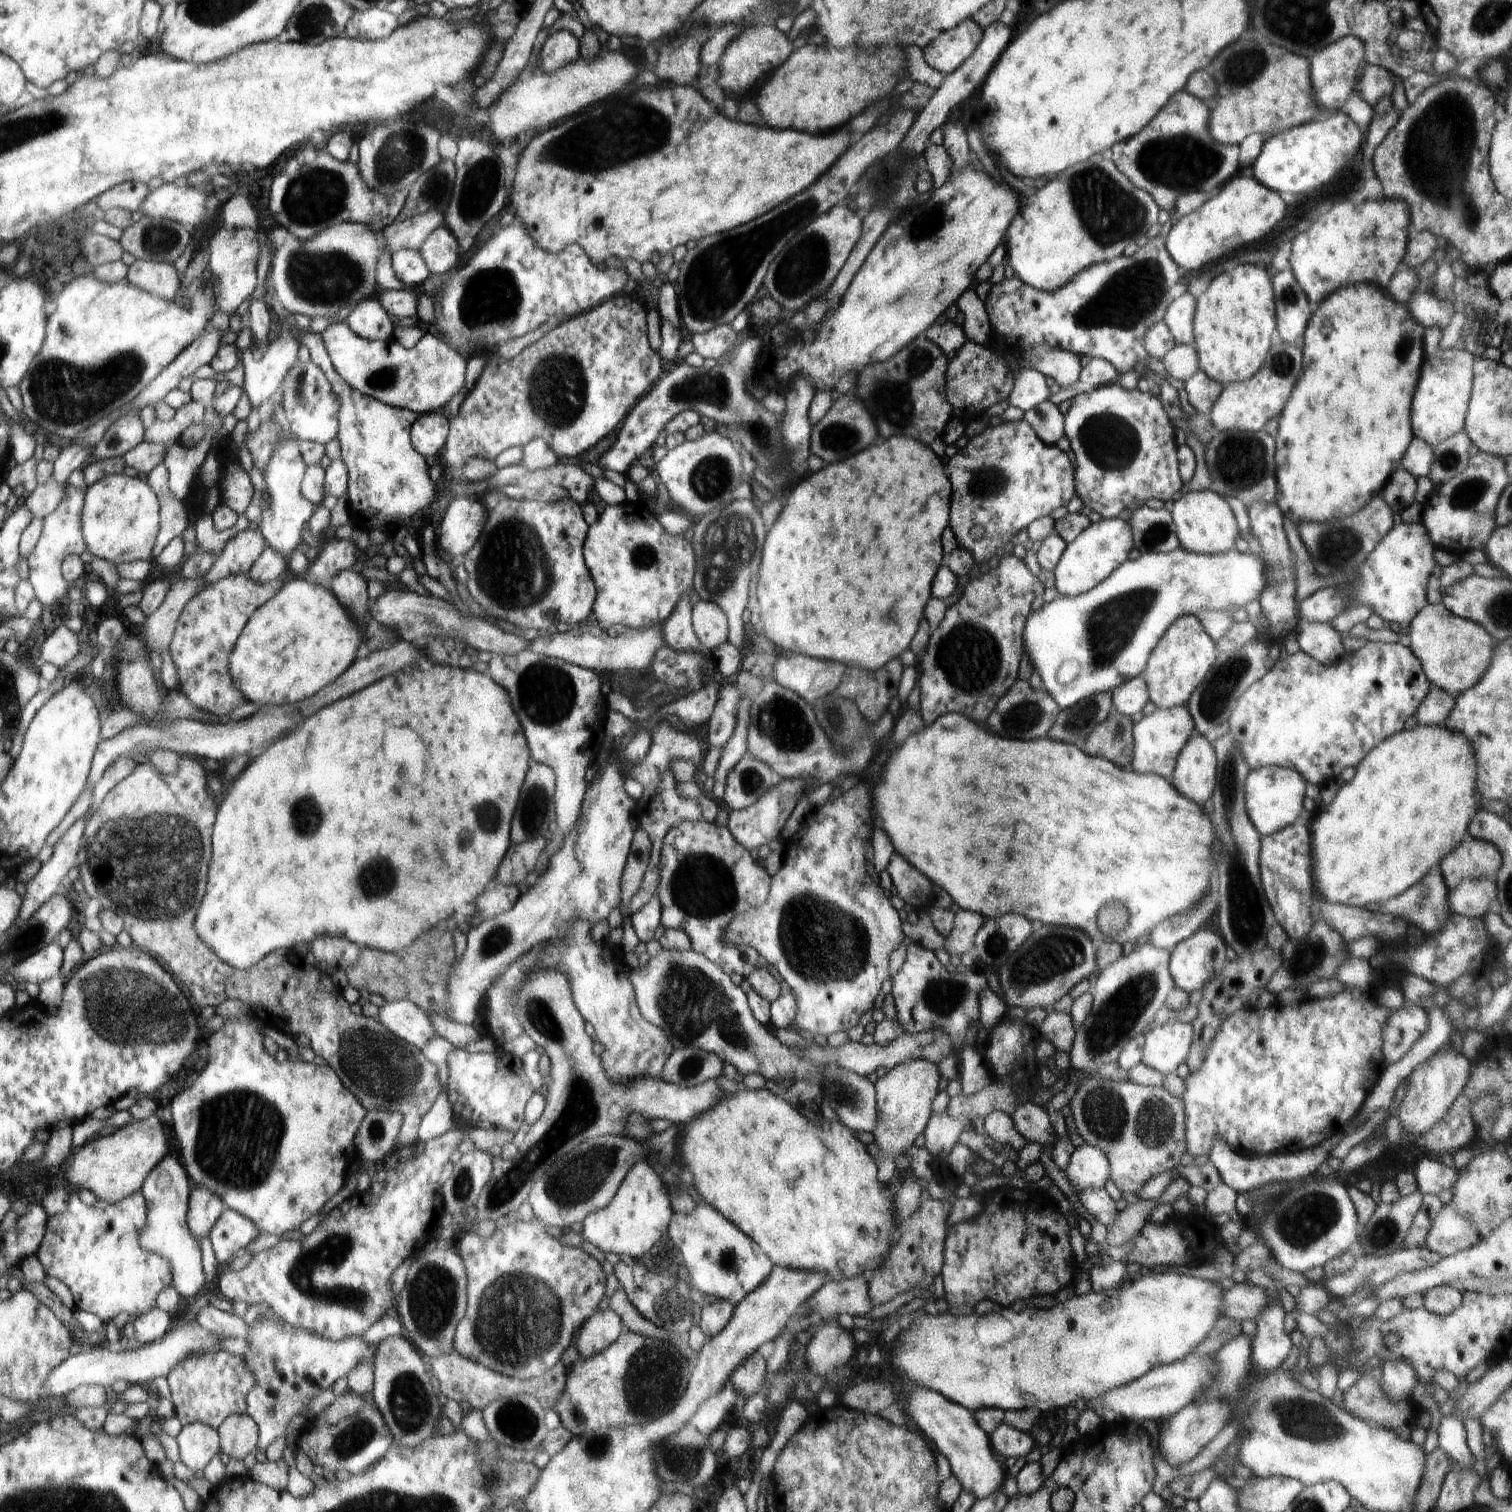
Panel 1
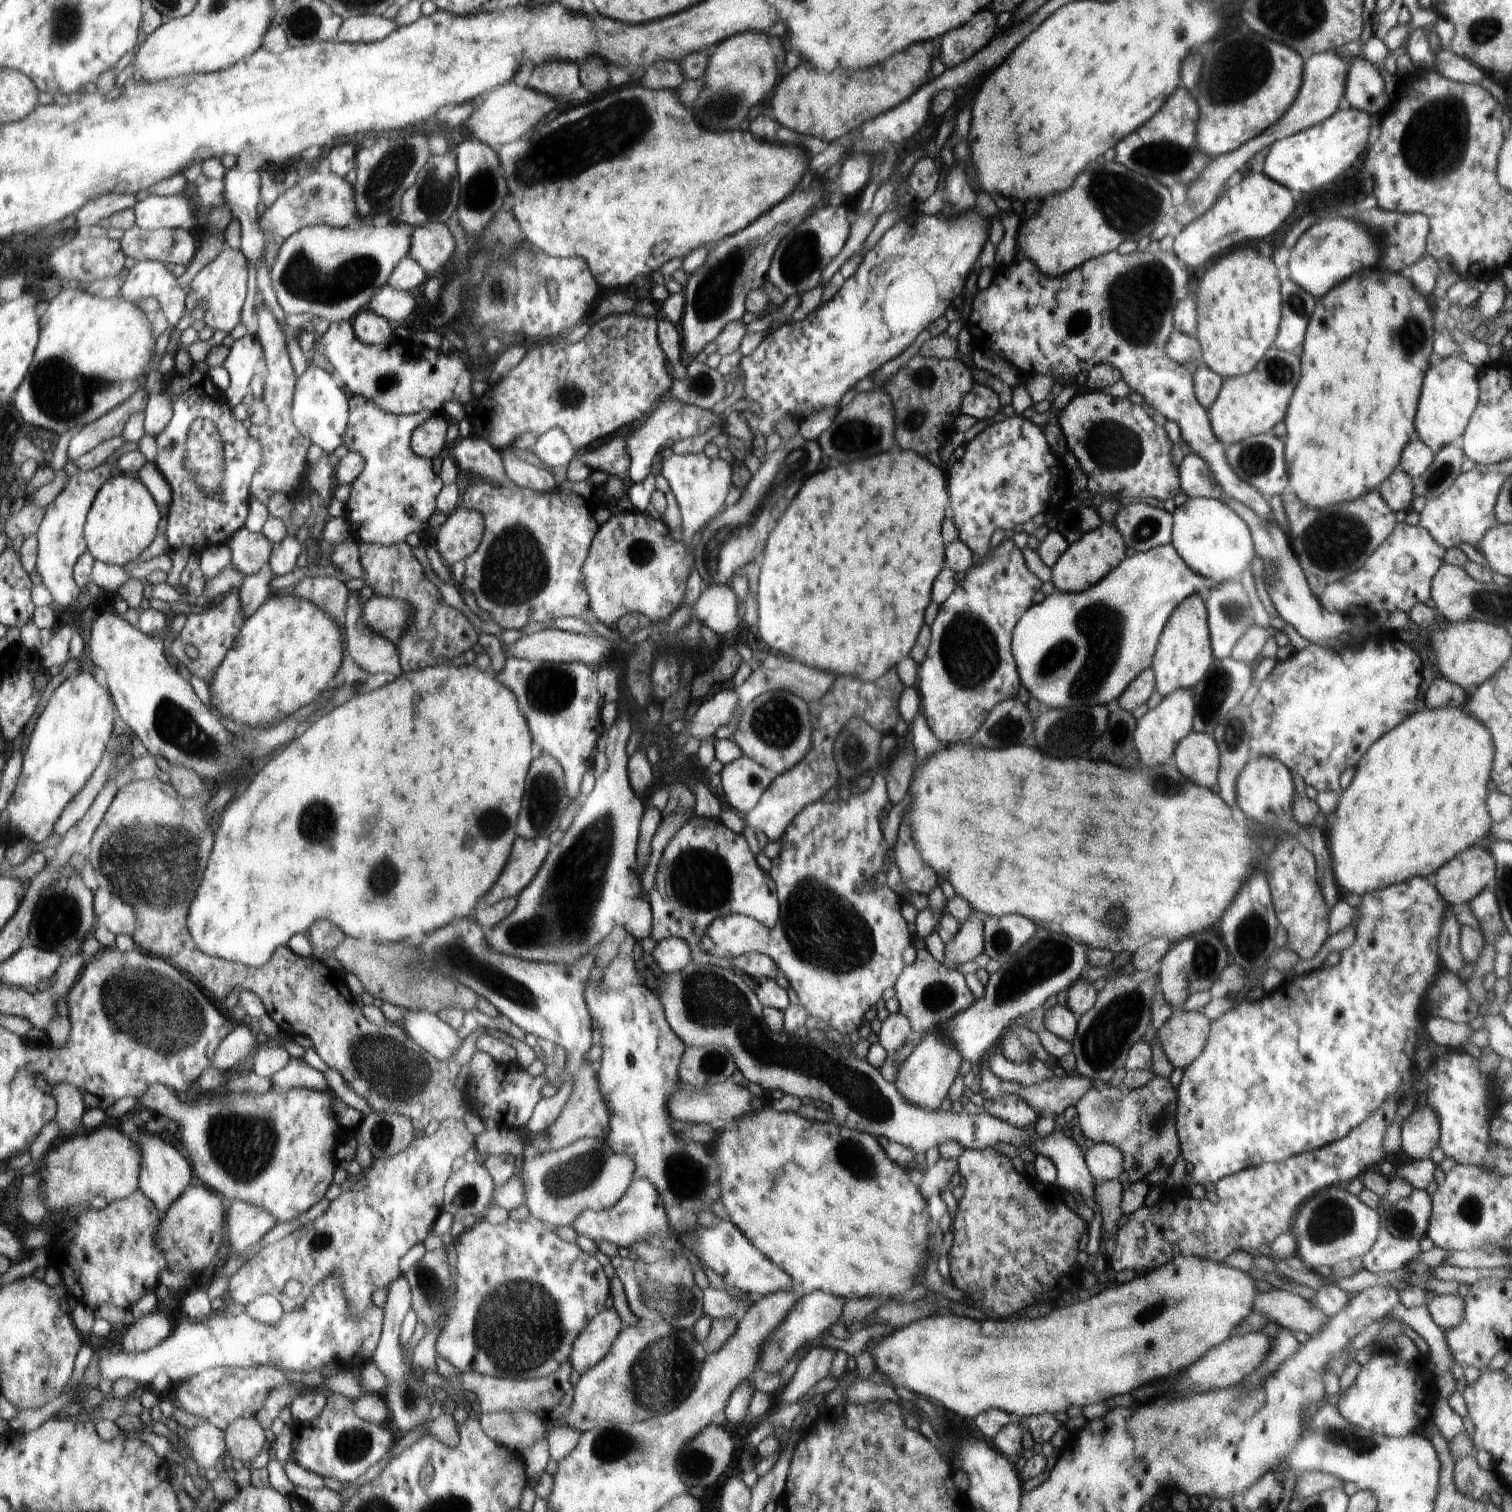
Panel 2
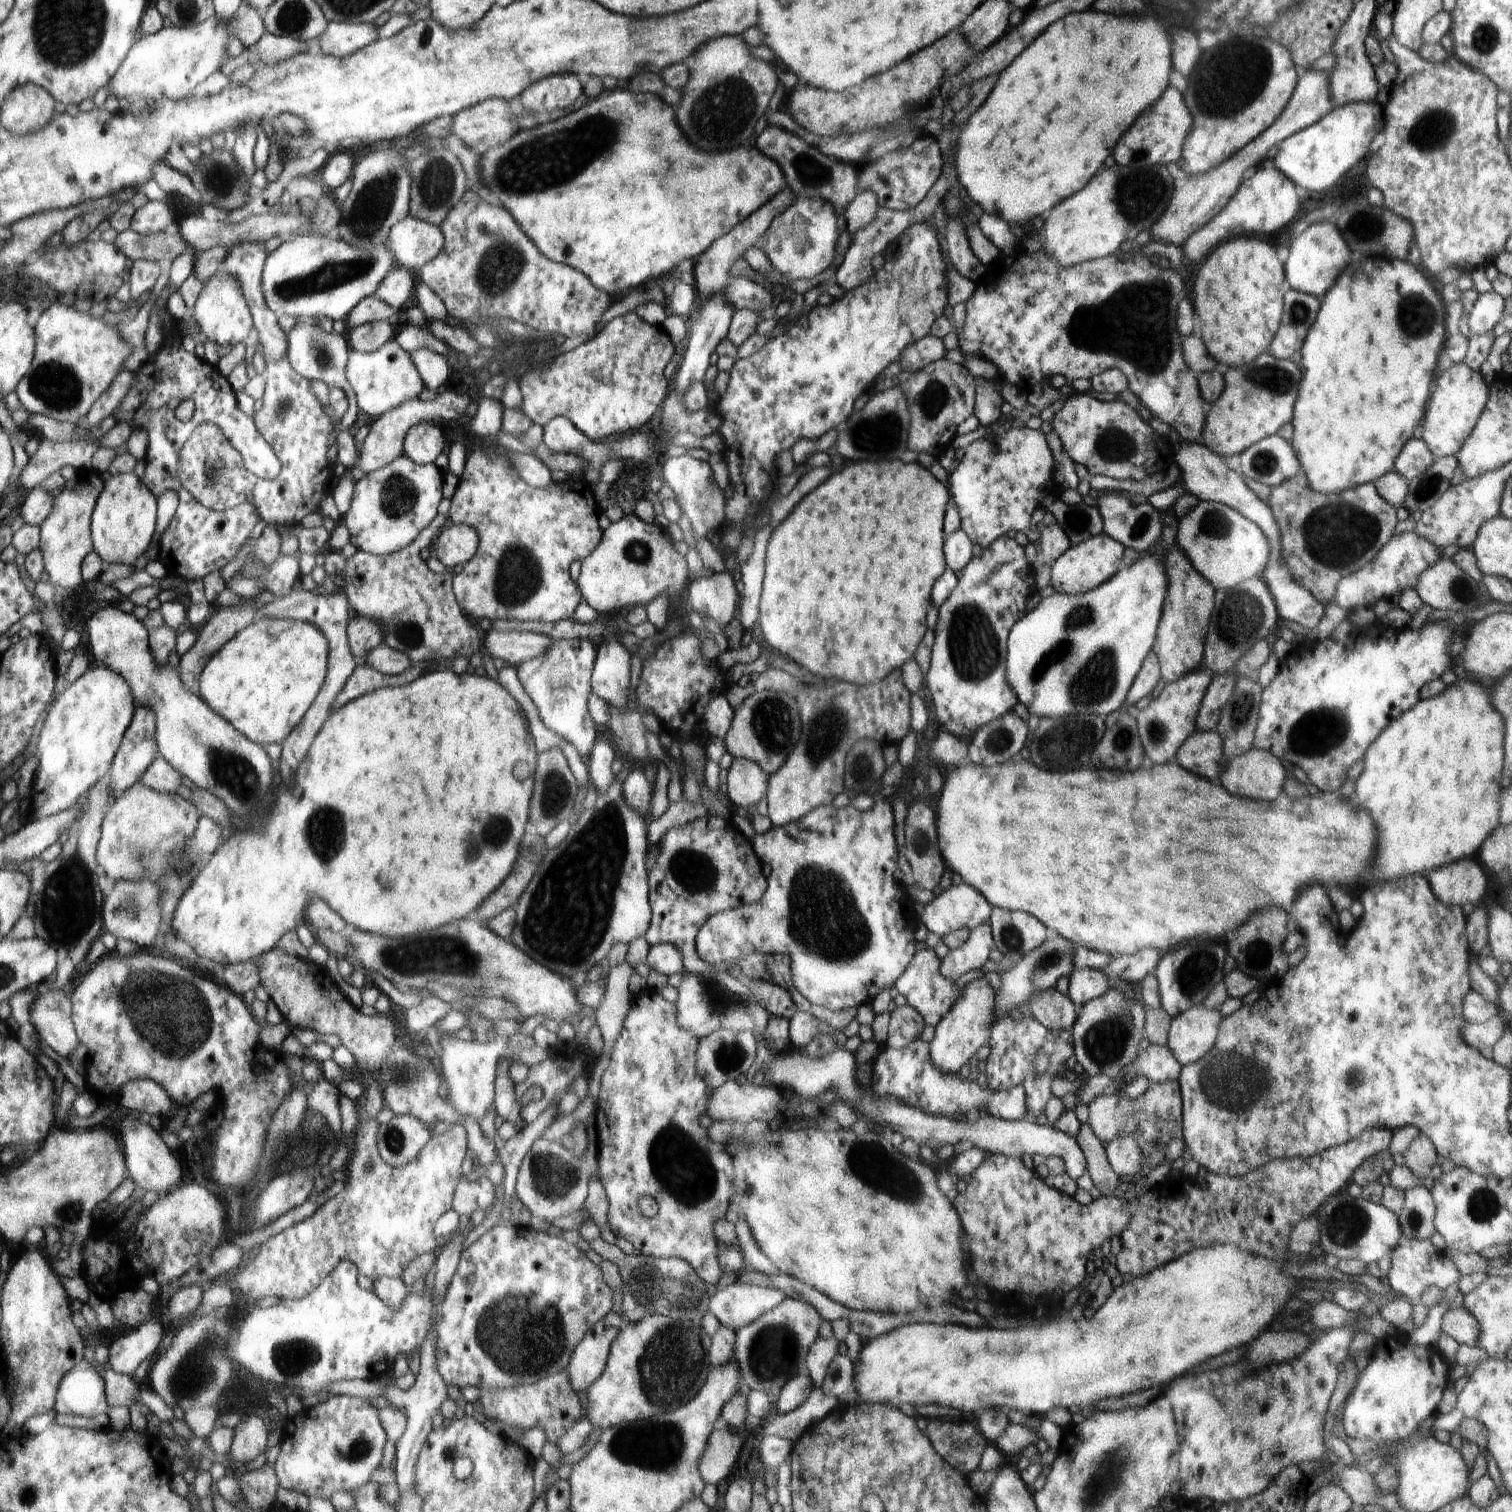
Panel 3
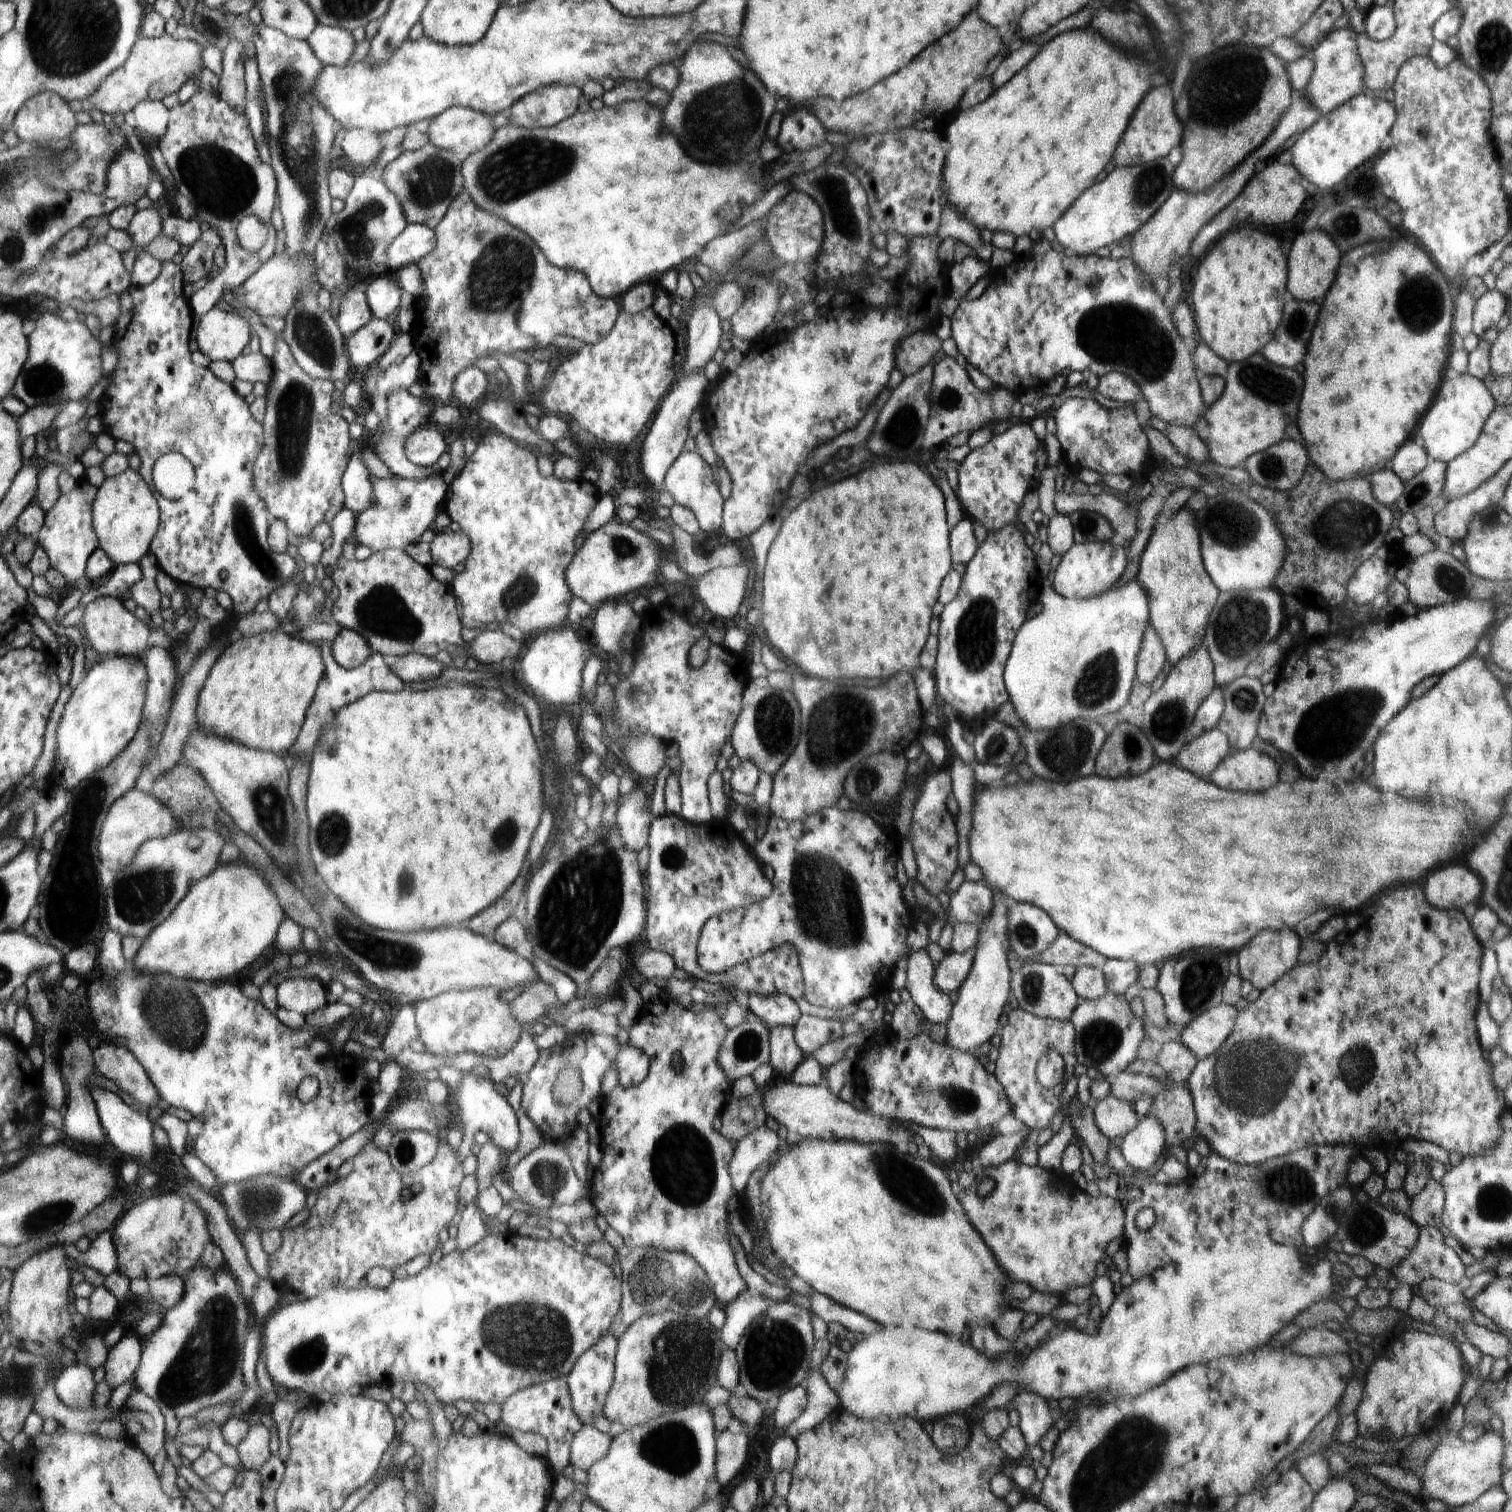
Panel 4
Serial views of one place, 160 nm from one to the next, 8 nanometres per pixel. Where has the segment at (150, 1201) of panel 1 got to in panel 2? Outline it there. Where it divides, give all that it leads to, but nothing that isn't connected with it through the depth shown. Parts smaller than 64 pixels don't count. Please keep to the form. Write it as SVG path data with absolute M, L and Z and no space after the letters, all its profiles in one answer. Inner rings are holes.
M143 1129L136 1136L142 1166L139 1172L138 1190L152 1199L158 1210L163 1213L186 1192L186 1188L188 1188L186 1184L190 1184L190 1180L192 1180L192 1170L190 1170L188 1162L184 1160L184 1156L176 1148L162 1142L158 1136L146 1136Z

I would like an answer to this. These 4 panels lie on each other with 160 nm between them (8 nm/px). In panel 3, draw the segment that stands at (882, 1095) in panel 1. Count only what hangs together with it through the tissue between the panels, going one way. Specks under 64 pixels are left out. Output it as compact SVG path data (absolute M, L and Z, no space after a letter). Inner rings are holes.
M985 976L972 980L962 991L962 996L935 1027L934 1039L929 1043L929 1055L936 1067L948 1074L959 1074L961 1068L990 1039L990 1028L995 1023L996 991Z

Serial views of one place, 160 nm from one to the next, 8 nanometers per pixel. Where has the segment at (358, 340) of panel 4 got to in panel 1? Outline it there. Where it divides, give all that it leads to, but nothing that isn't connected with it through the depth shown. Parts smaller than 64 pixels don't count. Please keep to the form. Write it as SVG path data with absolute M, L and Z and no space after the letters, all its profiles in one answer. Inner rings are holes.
M377 297L360 301L345 321L357 335L371 341L389 341L395 325Z

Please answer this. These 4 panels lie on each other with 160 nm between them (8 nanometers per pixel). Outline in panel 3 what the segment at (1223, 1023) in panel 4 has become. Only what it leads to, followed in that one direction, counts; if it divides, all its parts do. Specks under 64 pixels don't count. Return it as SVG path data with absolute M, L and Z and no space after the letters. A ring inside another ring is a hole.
M1202 1005L1171 1018L1167 1047L1180 1066L1200 1061L1214 1047L1221 1021L1219 1010Z

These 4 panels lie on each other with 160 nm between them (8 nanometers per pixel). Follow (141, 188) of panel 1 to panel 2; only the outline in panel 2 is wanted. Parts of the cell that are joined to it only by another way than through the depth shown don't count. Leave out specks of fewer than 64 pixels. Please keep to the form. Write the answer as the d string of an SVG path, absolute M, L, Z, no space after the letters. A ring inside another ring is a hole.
M110 193L94 197L76 213L76 224L86 231L92 225L97 225L100 219L110 218L116 211L133 209L135 202L135 195L126 193Z

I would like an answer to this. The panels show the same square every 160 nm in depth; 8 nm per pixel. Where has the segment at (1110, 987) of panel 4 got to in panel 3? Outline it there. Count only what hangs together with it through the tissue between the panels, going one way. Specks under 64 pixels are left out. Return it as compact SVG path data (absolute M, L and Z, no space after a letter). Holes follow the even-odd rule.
M1144 948L1134 955L1112 957L1103 972L1110 980L1124 980L1135 985L1148 974L1154 974L1160 961L1160 951Z

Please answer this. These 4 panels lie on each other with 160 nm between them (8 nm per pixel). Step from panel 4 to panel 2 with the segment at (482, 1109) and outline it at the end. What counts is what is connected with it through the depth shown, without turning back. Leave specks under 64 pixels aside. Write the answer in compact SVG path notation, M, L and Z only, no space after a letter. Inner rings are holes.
M409 1011L401 1026L421 1047L445 1063L463 1043L456 1029L428 1011Z

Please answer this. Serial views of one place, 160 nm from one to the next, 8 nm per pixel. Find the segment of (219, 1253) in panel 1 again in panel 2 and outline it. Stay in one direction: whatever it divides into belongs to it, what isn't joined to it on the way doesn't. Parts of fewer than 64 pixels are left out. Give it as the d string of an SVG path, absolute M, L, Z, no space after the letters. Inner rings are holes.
M244 1201L230 1203L227 1223L231 1254L242 1258L278 1224L272 1213Z

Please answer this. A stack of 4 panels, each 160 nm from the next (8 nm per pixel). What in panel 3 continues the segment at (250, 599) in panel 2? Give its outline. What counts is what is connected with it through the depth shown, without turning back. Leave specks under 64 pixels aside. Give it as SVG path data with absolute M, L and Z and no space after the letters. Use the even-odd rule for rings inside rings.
M245 600L243 604L236 605L229 609L218 608L213 610L210 617L206 621L206 625L197 636L195 645L180 657L179 675L183 685L187 687L190 692L198 694L199 676L208 666L210 659L216 654L229 640L232 640L238 632L244 630L247 626L252 624L254 617L258 613L259 606L253 601Z

